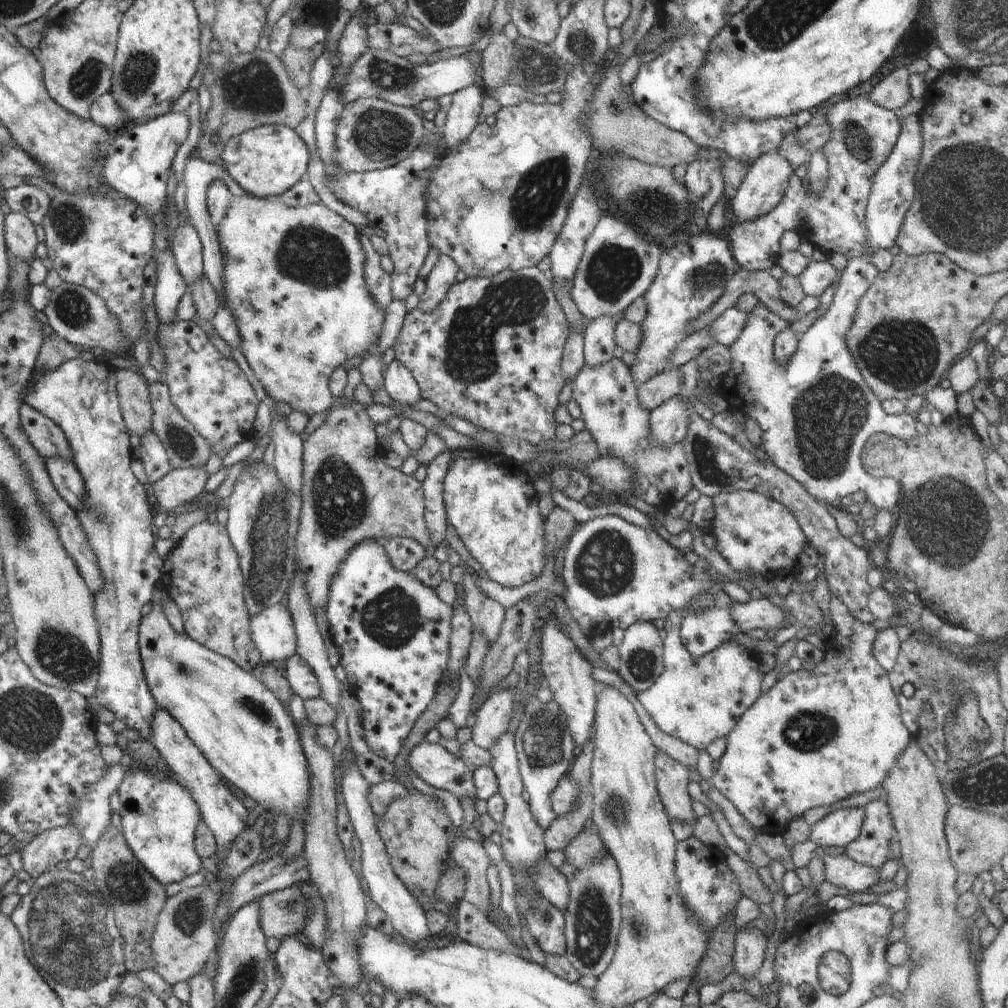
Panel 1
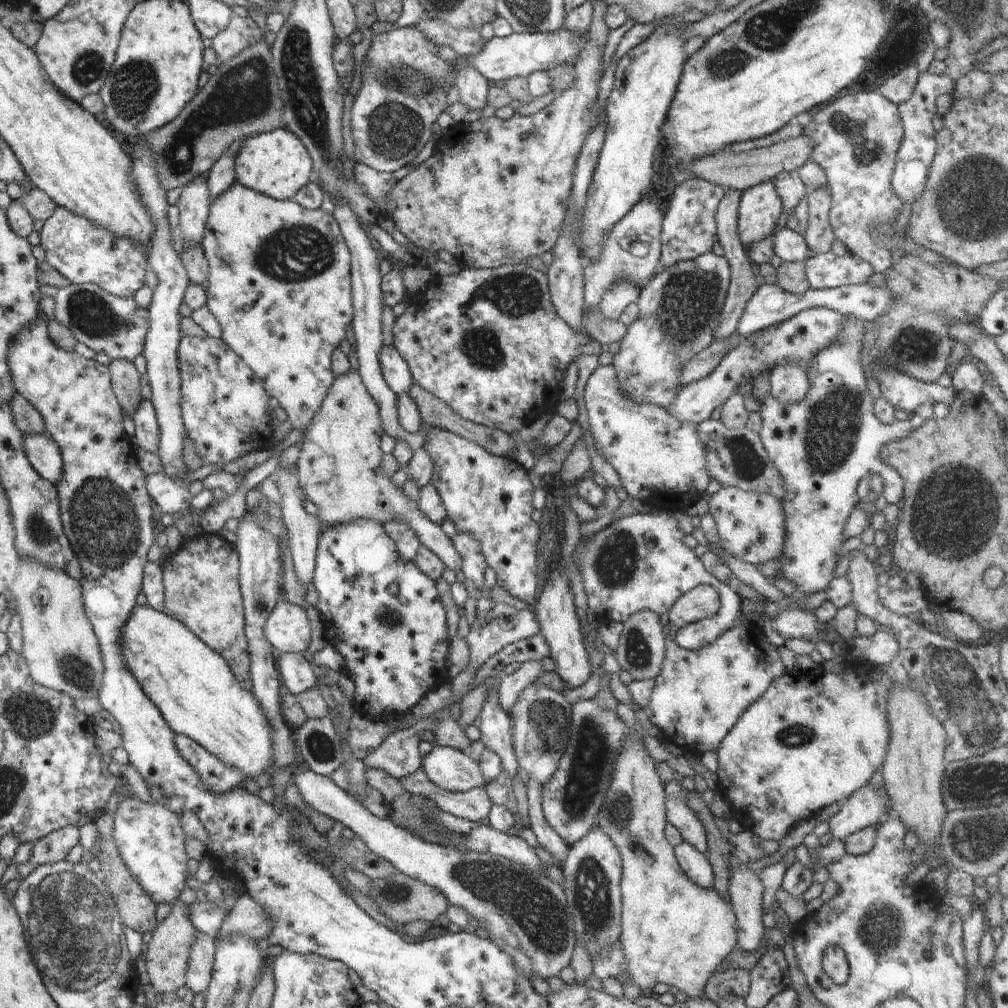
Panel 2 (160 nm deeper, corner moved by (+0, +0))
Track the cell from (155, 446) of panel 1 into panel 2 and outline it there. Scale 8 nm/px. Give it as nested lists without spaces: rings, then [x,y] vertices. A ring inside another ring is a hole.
[[[142,398],[133,412],[135,435],[133,444],[152,454],[157,454],[159,447],[159,426],[156,420],[155,408],[148,399]]]

